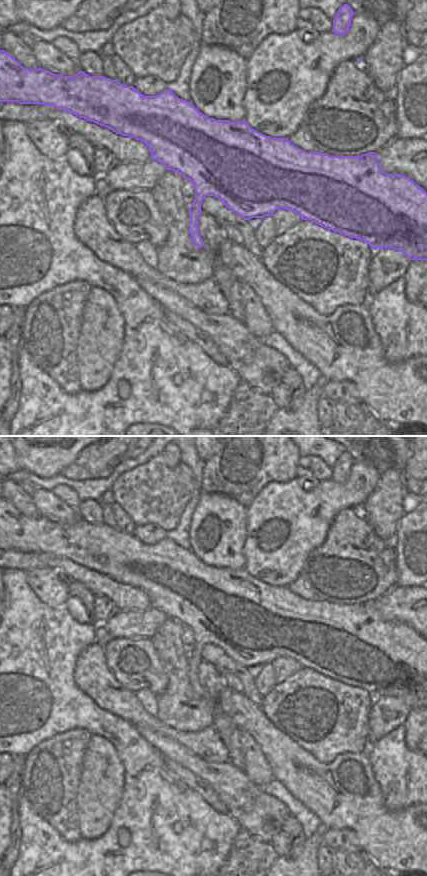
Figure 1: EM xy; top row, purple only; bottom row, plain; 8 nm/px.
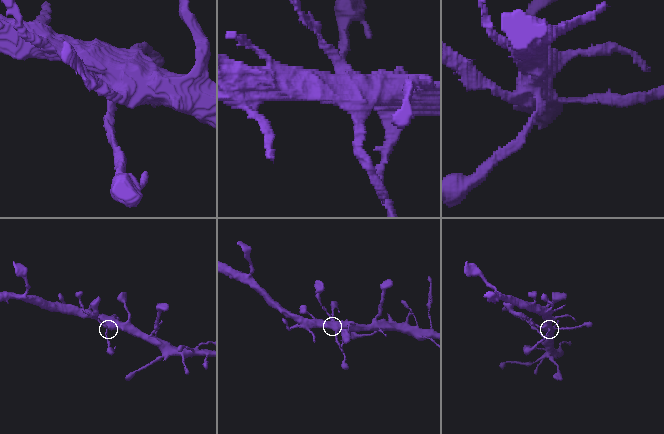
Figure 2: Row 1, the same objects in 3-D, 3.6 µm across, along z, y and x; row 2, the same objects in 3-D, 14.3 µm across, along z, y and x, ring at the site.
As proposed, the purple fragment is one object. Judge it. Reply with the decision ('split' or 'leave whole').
leave whole

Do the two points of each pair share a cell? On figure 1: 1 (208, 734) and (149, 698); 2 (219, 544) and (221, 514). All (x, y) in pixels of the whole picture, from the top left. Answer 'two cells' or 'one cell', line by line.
1: two cells
2: one cell

